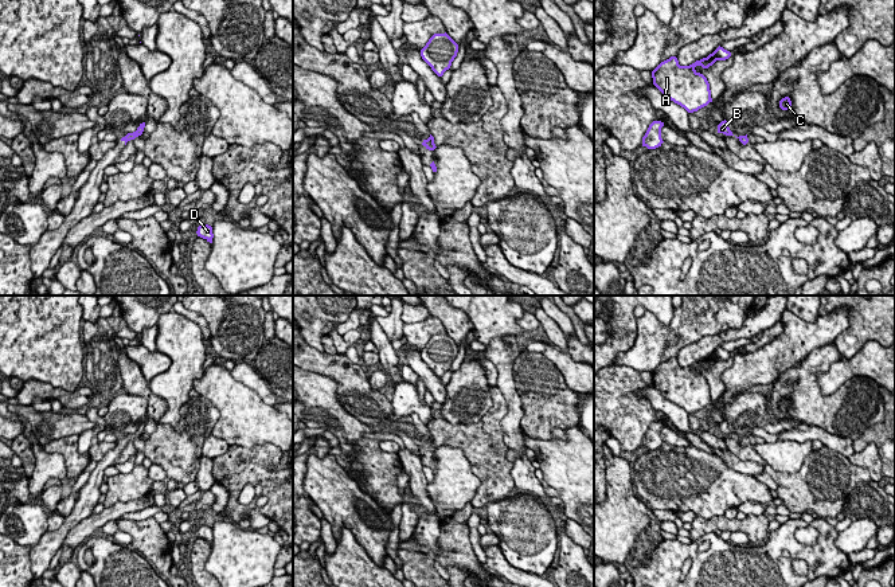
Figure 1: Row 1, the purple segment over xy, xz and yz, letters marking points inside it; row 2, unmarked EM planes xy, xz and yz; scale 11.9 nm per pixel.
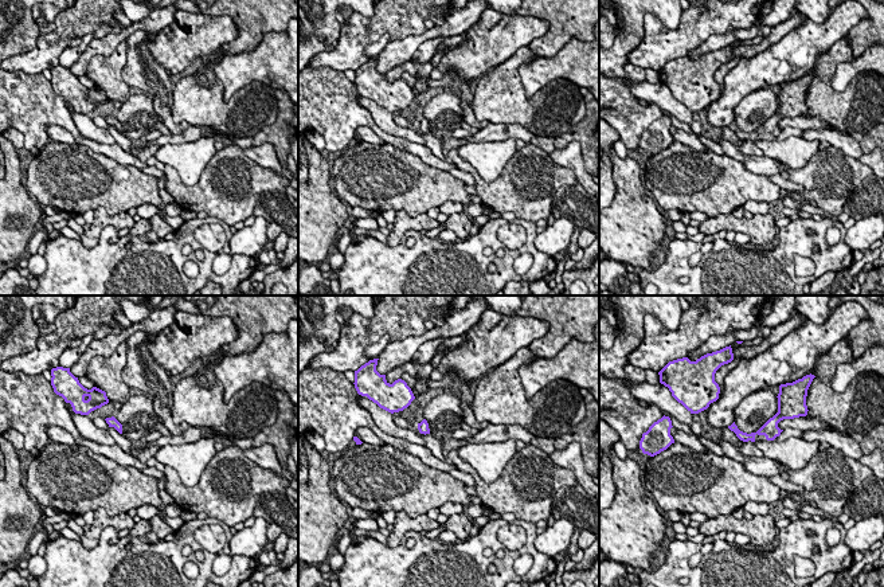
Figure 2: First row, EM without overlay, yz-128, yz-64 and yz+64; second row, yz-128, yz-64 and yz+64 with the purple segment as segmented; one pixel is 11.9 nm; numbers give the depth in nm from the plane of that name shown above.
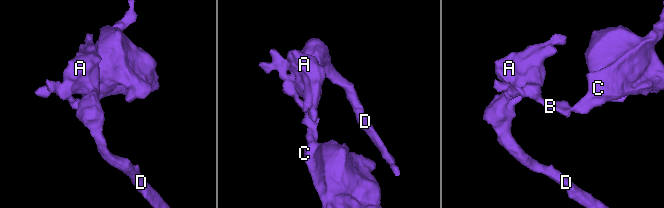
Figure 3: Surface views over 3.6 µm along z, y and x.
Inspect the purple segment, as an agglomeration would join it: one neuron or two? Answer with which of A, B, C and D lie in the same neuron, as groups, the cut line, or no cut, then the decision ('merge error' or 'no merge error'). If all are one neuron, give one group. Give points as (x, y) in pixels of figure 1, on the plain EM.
groups A B C D; cut none; no merge error

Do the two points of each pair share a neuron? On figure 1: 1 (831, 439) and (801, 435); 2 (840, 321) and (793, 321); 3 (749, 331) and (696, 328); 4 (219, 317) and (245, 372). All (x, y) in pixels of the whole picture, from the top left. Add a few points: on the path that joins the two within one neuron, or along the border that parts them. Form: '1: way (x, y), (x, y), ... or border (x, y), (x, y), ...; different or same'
1: way (824, 437), (808, 434); same
2: way (828, 328), (805, 328); same
3: border (753, 309), (739, 328), (729, 328); different
4: border (250, 363), (235, 364); different

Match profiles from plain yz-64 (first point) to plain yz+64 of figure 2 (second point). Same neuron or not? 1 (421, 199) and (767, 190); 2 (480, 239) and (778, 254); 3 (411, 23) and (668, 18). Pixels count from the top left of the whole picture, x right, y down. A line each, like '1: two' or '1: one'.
1: one
2: one
3: two

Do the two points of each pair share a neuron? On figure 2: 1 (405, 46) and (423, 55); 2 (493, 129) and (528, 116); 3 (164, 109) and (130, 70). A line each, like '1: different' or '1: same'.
1: different
2: different
3: same

